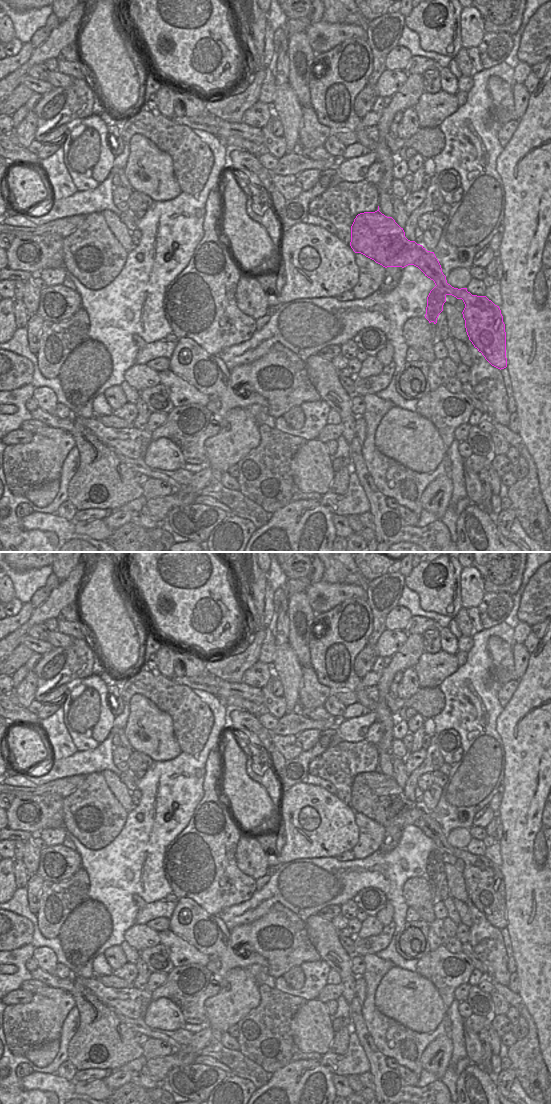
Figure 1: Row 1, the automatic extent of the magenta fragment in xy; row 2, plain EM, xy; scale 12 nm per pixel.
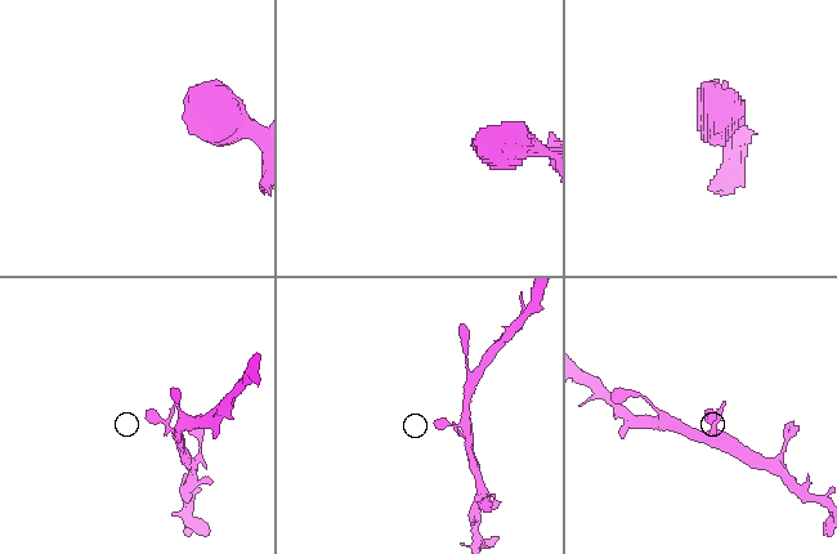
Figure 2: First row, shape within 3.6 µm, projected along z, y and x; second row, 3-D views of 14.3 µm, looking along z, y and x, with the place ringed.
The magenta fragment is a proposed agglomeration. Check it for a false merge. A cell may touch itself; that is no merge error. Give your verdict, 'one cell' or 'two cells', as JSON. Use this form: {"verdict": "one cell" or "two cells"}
{"verdict": "two cells"}

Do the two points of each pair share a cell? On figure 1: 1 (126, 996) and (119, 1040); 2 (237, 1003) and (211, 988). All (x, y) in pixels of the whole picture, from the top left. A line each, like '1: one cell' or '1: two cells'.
1: two cells
2: two cells

